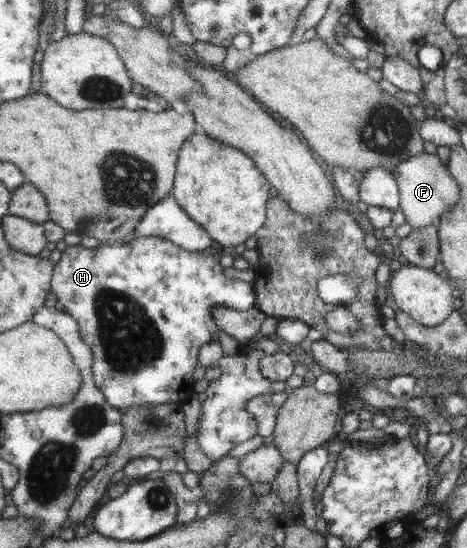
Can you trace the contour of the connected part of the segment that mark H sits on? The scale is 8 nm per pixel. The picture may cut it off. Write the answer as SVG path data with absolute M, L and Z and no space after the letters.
M157 236L133 238L125 244L99 243L89 250L67 245L52 278L52 293L61 308L77 323L81 340L92 354L92 380L103 393L104 400L120 412L129 406L145 404L185 404L193 392L193 370L200 347L211 341L217 331L211 310L213 305L236 311L256 306L254 286L244 280L225 275L219 265L219 253L189 252Z

